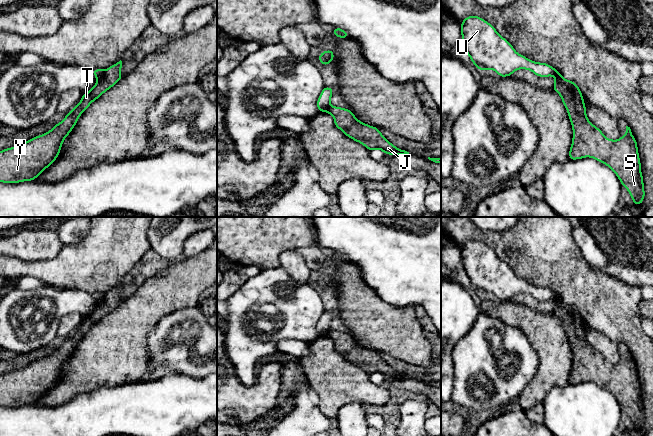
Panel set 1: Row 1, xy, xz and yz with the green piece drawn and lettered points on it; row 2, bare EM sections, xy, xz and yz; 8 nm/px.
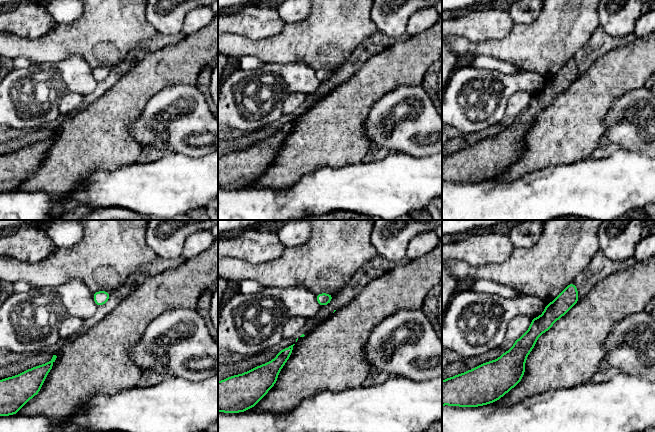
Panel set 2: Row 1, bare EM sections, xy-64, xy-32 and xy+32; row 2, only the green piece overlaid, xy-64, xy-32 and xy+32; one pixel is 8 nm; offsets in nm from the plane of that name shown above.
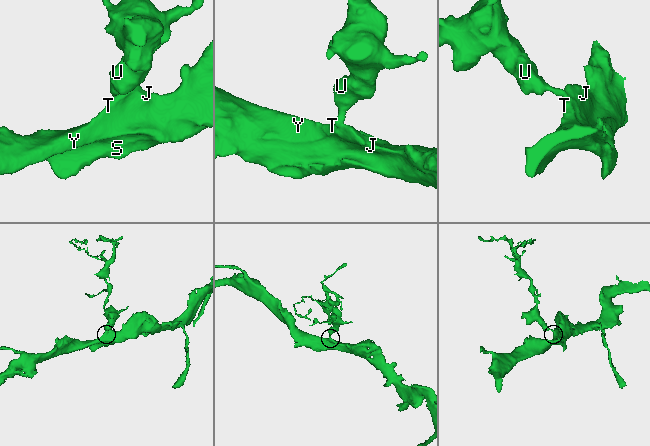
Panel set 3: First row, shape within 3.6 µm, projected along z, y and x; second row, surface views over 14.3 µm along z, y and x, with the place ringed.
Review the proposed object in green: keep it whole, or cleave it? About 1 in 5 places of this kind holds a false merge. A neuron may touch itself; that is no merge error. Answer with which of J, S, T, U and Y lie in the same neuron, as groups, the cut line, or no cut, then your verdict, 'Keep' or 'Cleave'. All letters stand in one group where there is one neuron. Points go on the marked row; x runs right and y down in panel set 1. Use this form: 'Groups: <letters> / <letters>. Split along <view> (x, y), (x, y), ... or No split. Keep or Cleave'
Groups: J S T Y / U. Split along xy (105, 70), (97, 80). Cleave

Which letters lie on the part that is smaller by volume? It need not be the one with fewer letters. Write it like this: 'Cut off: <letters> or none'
Cut off: U

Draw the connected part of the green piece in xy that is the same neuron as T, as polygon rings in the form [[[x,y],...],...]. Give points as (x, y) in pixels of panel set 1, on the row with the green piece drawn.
[[[121,60],[107,68],[93,88],[83,94],[78,105],[50,131],[0,151],[0,182],[32,181],[48,168],[59,156],[63,141],[77,124],[80,115],[124,76],[120,74],[121,69]]]

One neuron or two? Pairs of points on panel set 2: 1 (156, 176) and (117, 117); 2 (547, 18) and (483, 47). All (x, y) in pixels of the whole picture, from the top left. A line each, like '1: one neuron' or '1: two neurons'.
1: two neurons
2: one neuron

